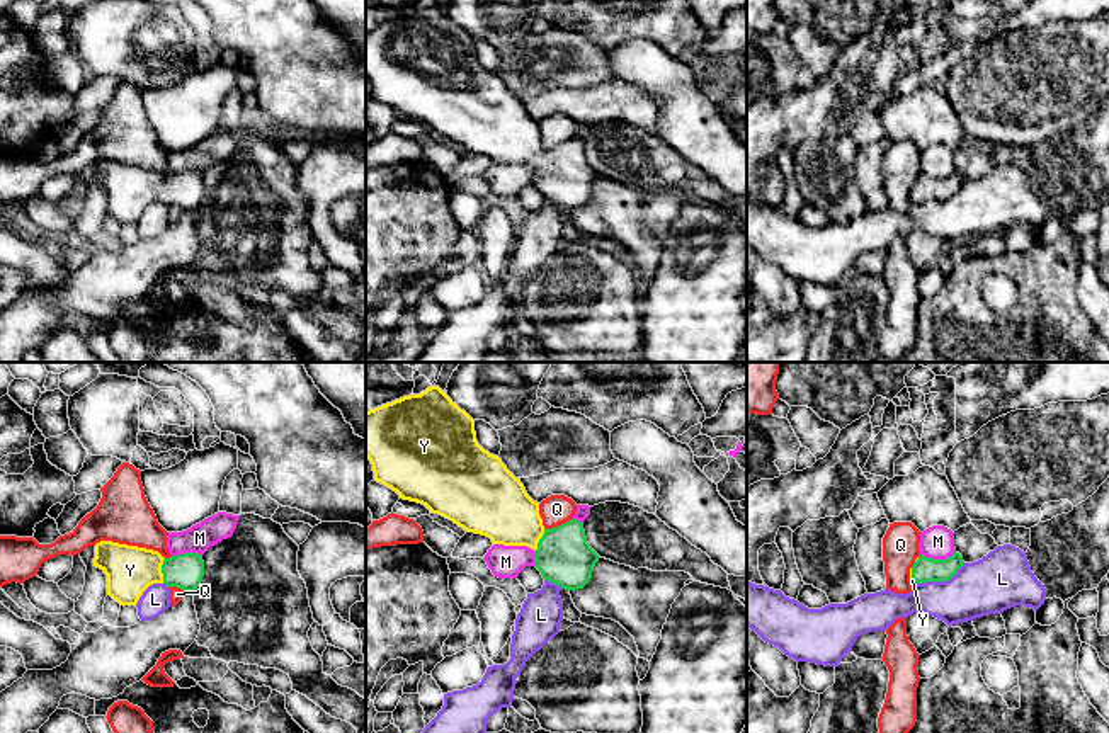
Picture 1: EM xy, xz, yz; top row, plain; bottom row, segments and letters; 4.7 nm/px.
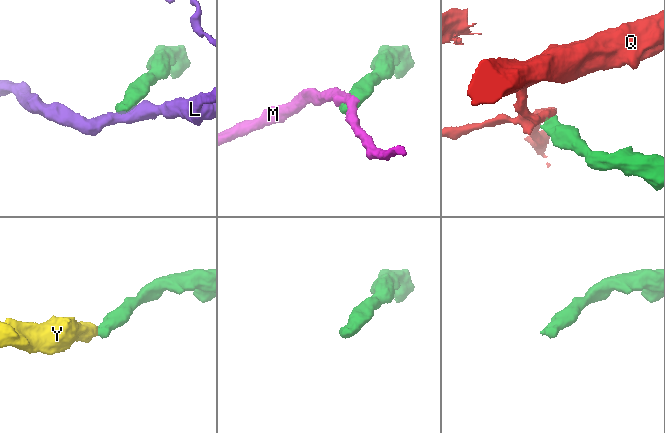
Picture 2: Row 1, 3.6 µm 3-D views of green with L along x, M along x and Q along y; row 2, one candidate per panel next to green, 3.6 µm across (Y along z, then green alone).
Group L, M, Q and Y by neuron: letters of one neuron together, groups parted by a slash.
L / M / Q / Y

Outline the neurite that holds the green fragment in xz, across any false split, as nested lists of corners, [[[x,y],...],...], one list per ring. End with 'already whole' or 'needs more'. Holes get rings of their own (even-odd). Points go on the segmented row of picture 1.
[[[439,386],[366,412],[366,457],[373,464],[374,480],[400,498],[422,503],[466,532],[490,537],[493,544],[534,549],[534,566],[544,580],[566,590],[583,588],[590,582],[600,556],[587,543],[583,522],[572,519],[546,529],[539,503],[498,456],[478,444],[475,420]]]; needs more

